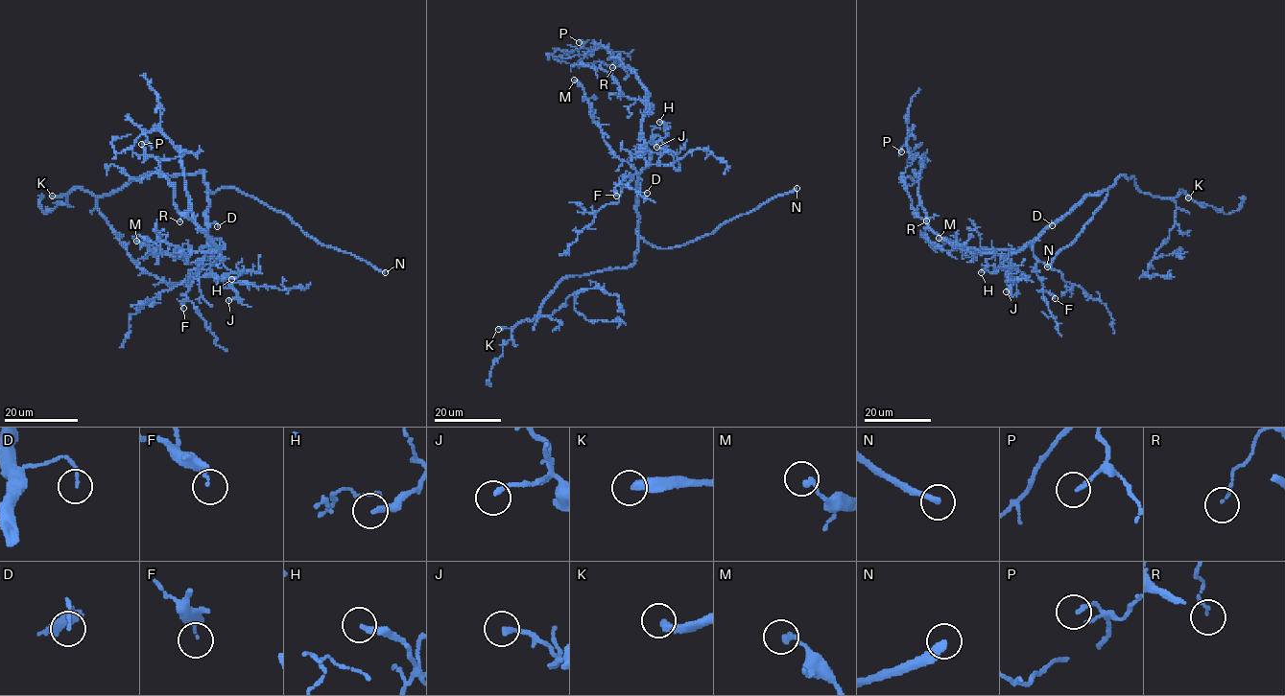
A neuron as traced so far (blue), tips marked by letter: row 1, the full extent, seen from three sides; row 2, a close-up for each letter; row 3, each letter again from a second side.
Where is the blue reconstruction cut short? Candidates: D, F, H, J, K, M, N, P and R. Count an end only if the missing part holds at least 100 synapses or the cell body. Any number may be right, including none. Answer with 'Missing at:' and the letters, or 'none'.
Missing at: K, N

